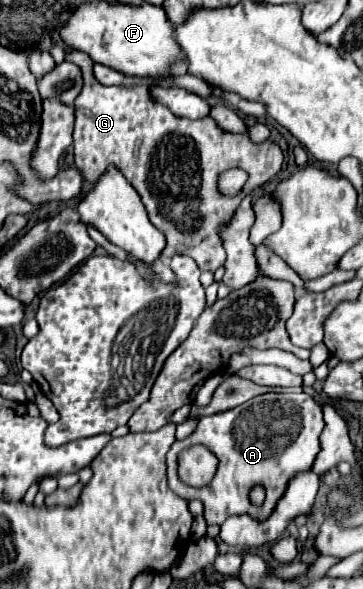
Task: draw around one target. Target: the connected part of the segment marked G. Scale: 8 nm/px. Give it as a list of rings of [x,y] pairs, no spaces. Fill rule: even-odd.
[[[81,51],[67,53],[67,61],[81,67],[83,81],[85,81],[81,95],[75,101],[75,109],[79,109],[79,111],[75,111],[77,119],[75,119],[75,133],[73,133],[73,137],[75,137],[75,167],[81,171],[83,179],[87,183],[97,183],[97,179],[107,171],[107,167],[115,167],[117,171],[121,171],[123,177],[141,195],[151,223],[155,227],[159,227],[161,231],[165,231],[167,247],[163,249],[163,257],[169,259],[175,253],[189,255],[195,259],[195,263],[199,265],[201,271],[215,273],[225,263],[225,249],[223,249],[221,237],[217,233],[219,225],[227,223],[231,219],[231,215],[235,213],[235,209],[239,207],[243,197],[247,197],[255,187],[261,187],[273,175],[279,173],[279,169],[283,165],[283,153],[279,157],[279,147],[273,141],[263,141],[261,145],[251,143],[247,133],[235,135],[235,133],[227,133],[223,129],[219,133],[219,125],[211,117],[203,117],[197,121],[175,117],[165,105],[153,101],[147,85],[105,87],[105,85],[97,83],[95,75],[93,75],[93,61],[89,59],[89,55],[85,55]],[[233,167],[245,169],[249,173],[249,179],[239,195],[227,199],[217,191],[217,179],[223,171],[233,169]]]

